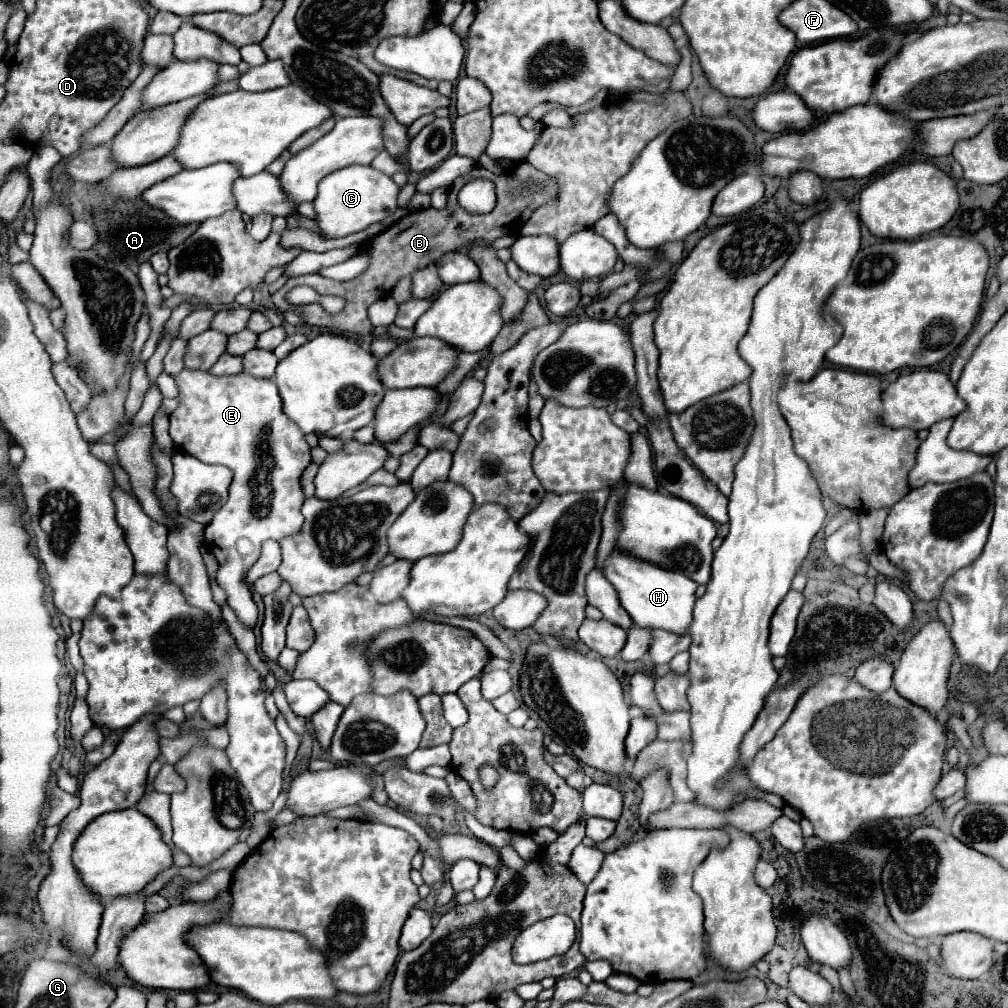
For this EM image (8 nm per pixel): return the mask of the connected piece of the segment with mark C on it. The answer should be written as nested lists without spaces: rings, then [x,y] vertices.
[[[352,165],[326,175],[326,179],[318,185],[318,197],[314,199],[316,219],[324,237],[346,237],[386,219],[398,209],[398,193],[400,185],[396,185],[390,175],[374,169],[372,165]]]

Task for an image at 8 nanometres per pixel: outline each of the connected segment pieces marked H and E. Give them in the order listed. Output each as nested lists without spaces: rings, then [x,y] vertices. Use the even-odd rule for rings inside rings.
[[[612,549],[612,553],[608,555],[604,565],[604,575],[614,585],[618,599],[622,607],[628,611],[628,615],[632,617],[634,625],[666,629],[674,633],[684,633],[688,629],[688,621],[692,621],[692,609],[696,601],[694,591],[698,587],[696,583],[692,583],[692,579],[686,579],[680,573],[656,567],[654,563],[642,561],[618,549]]]
[[[184,369],[180,371],[180,375],[174,377],[174,381],[178,383],[178,399],[182,401],[180,407],[170,413],[170,437],[174,445],[208,465],[224,465],[234,473],[230,485],[230,499],[208,523],[204,539],[208,551],[218,561],[216,581],[224,589],[228,605],[232,607],[240,623],[244,623],[248,629],[254,629],[258,621],[258,609],[252,601],[246,575],[248,569],[260,557],[260,547],[266,539],[284,539],[300,531],[300,523],[304,521],[300,513],[300,507],[304,503],[300,477],[312,461],[310,447],[304,439],[304,433],[282,413],[282,401],[272,379],[256,379],[246,373],[214,377],[208,371]]]

